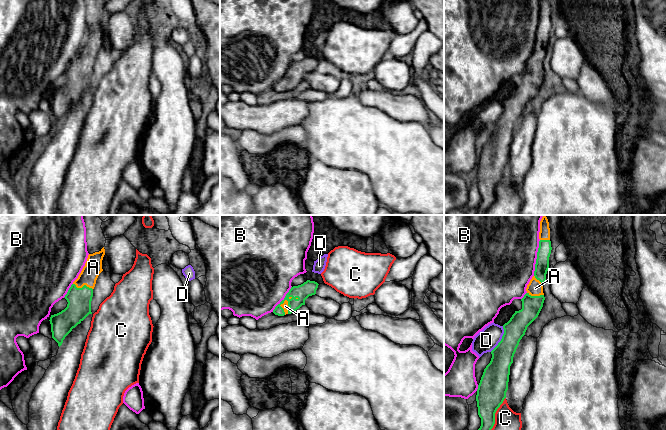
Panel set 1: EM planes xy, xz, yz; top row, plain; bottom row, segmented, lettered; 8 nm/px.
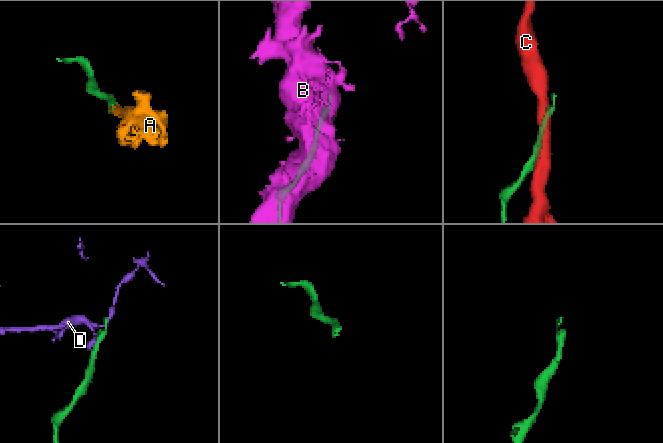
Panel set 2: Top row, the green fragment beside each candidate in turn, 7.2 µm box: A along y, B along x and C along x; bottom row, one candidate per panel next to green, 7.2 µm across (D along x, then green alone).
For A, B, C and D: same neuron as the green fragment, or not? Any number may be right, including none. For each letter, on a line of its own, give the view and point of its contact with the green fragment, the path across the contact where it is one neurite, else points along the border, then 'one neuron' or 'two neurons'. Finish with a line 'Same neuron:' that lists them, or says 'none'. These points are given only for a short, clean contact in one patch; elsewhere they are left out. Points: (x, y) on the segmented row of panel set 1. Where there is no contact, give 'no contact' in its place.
A: contact xz (281, 307); one neuron
B: contact yz (537, 258); two neurons
C: contact yz (495, 412); two neurons
D: contact yz (501, 339); two neurons
Same neuron: A

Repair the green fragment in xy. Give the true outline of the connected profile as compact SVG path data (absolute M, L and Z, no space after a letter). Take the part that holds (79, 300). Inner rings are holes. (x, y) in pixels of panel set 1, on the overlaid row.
M104 247L99 252L88 255L85 266L64 297L68 302L67 307L50 317L52 338L58 343L59 347L72 329L89 314L92 314L93 289L99 274L103 271L102 260L104 255Z

